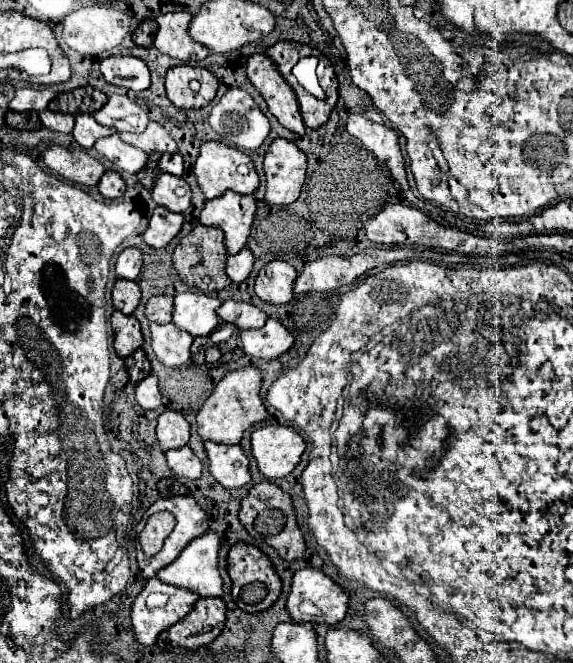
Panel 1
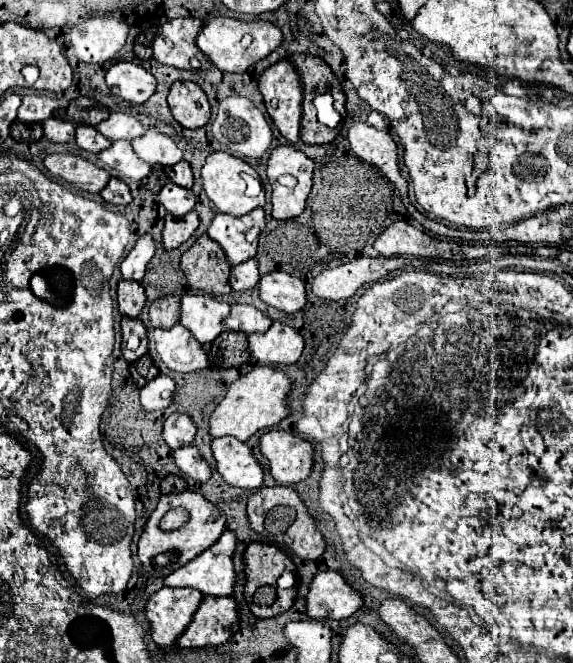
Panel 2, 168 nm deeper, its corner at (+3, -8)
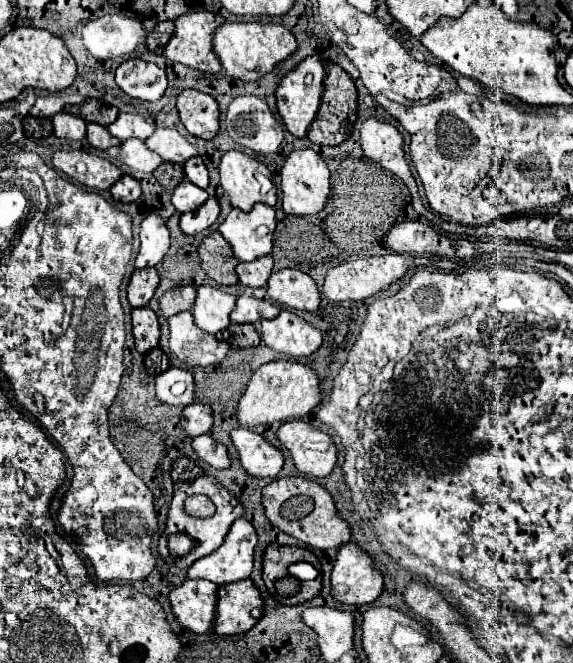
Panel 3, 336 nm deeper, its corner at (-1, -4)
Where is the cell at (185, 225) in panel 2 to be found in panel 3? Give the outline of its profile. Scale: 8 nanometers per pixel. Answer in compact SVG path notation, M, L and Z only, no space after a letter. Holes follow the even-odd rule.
M209 198L199 210L189 212L189 214L181 214L179 220L179 228L185 234L199 234L201 230L209 228L219 216L219 204L215 198Z

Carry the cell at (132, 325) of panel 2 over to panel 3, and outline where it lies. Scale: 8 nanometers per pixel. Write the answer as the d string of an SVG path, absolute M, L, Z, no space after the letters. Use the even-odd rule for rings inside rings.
M133 308L133 338L135 338L135 350L139 354L145 354L159 344L159 322L151 308Z

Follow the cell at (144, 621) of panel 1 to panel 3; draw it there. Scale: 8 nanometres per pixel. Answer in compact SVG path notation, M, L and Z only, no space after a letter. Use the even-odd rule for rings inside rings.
M185 580L169 592L169 604L181 628L195 634L209 632L215 620L217 586L209 580Z

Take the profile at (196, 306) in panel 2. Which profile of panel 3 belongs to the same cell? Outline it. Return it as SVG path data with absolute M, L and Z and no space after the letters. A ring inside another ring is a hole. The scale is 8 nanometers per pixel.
M199 286L195 306L191 310L195 324L207 334L217 334L229 328L229 314L235 308L235 296L221 292L215 286Z

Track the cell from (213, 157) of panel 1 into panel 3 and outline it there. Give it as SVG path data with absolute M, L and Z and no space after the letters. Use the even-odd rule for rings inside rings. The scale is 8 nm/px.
M229 150L223 154L219 164L219 178L231 206L237 206L245 212L249 212L257 202L275 206L277 196L259 194L259 182L253 176L257 170L265 170L265 166L243 152Z

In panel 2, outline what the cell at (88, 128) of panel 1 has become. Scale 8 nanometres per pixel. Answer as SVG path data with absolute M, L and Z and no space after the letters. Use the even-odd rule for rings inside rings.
M77 126L77 138L75 140L77 140L79 148L93 152L93 154L99 154L101 150L105 150L111 144L111 140L107 140L93 126Z

